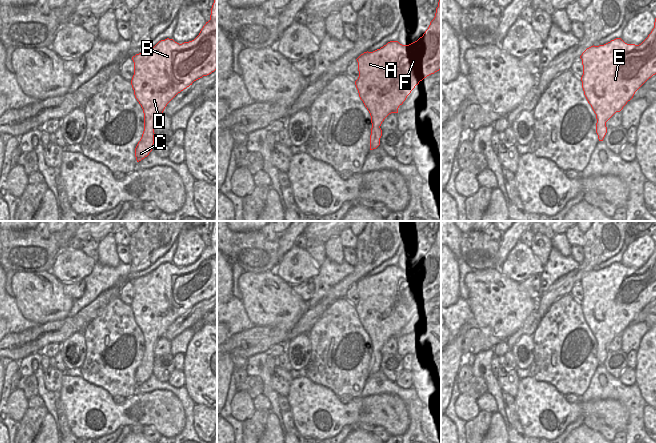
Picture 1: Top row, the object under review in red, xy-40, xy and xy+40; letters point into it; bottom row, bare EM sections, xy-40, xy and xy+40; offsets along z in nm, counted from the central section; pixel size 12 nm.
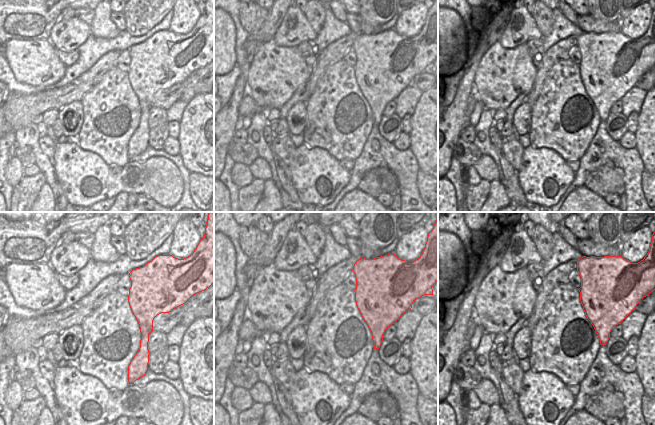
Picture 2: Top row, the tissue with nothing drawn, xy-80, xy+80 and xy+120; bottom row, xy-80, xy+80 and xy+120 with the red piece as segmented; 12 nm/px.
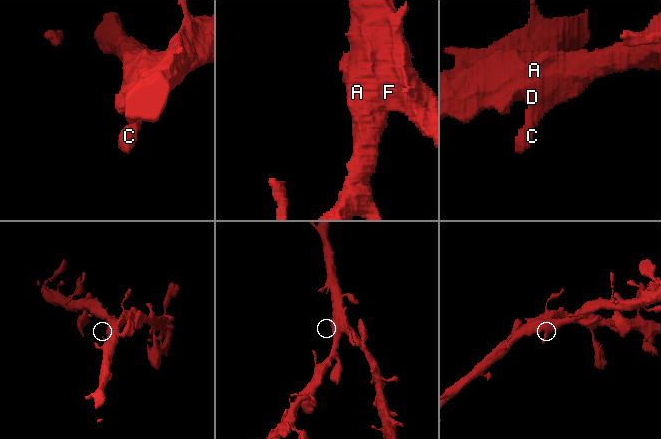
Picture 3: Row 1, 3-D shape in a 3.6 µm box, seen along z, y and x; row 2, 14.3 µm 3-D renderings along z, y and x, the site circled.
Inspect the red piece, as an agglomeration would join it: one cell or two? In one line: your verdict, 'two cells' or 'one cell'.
one cell

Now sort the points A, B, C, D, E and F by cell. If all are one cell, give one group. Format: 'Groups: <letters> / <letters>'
Groups: A B C D E F

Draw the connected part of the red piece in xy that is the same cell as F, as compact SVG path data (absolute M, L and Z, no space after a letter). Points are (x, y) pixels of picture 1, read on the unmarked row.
M439 221L438 231L434 243L430 246L428 253L417 265L402 269L398 265L390 265L380 273L373 276L364 276L357 283L359 301L355 305L360 323L371 340L370 374L376 373L380 369L382 354L380 352L384 343L391 337L398 337L398 332L406 324L407 320L427 300L441 294L441 221Z

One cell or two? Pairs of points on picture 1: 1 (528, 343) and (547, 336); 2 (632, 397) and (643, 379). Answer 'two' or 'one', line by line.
1: two
2: two

